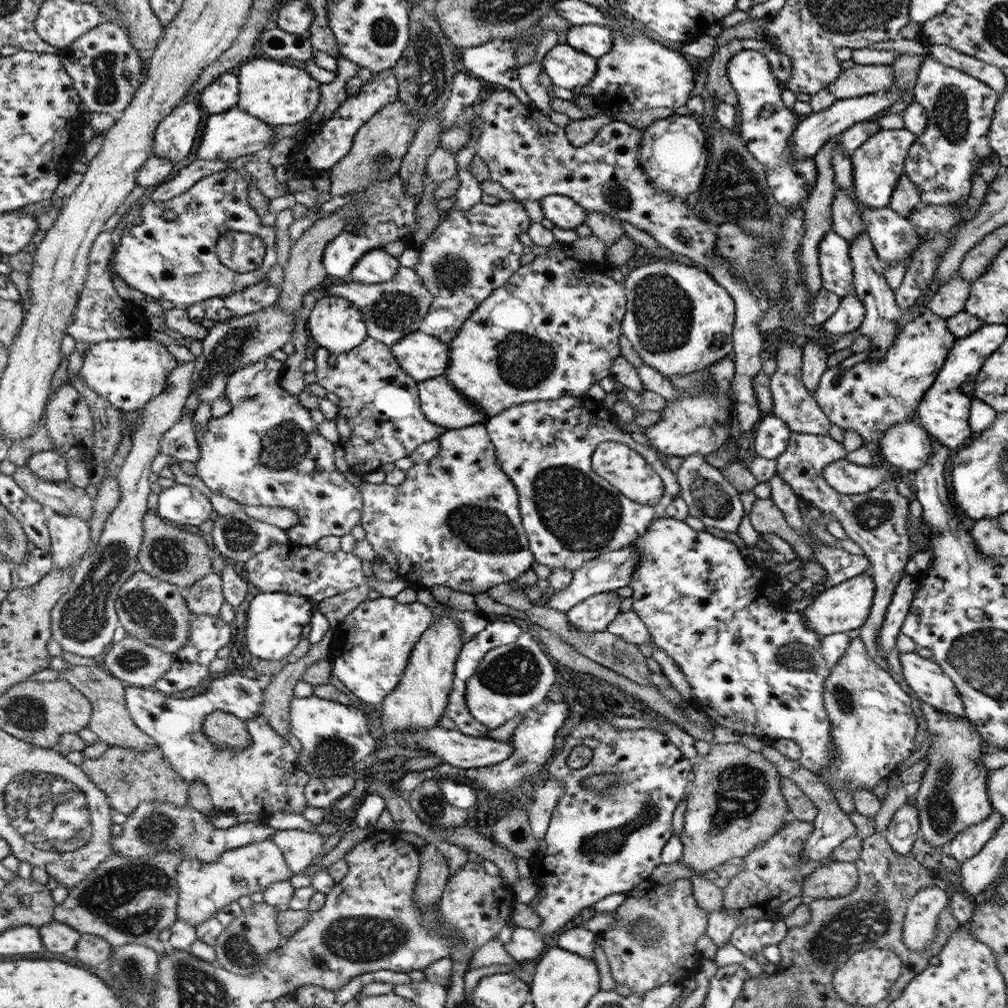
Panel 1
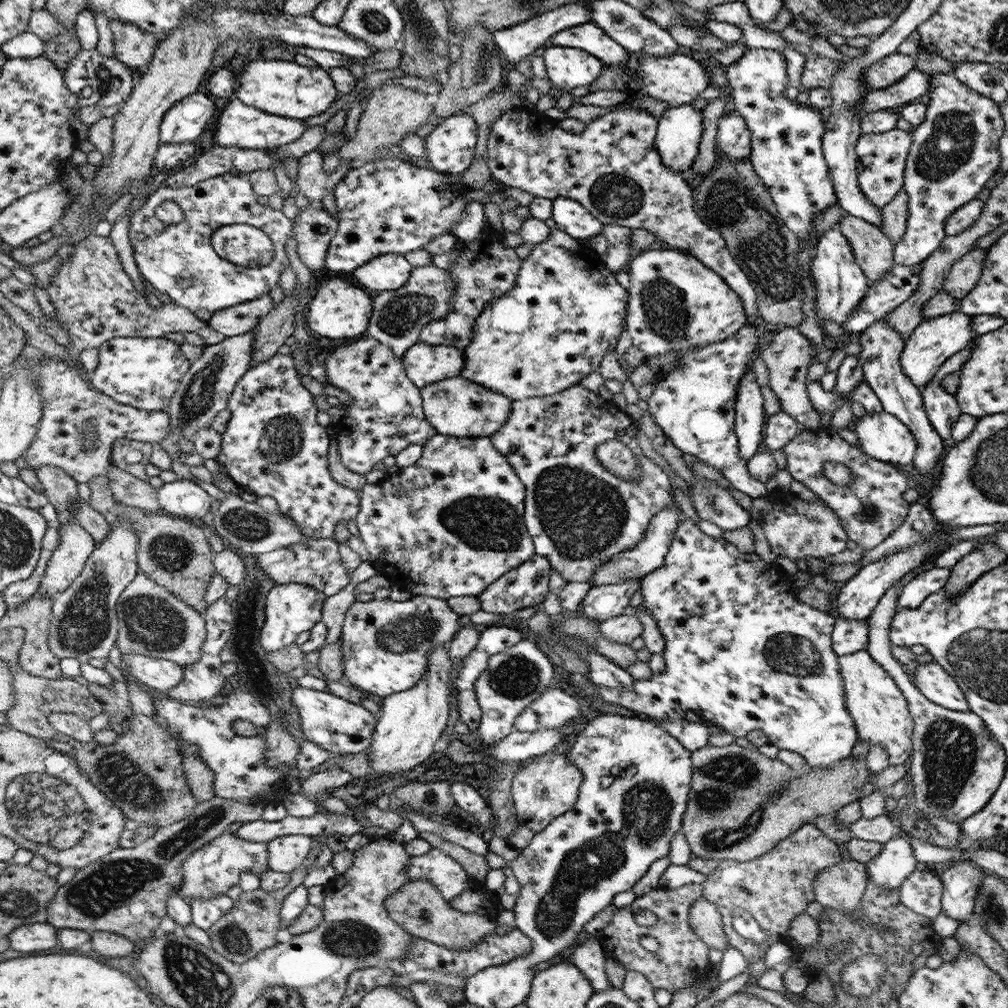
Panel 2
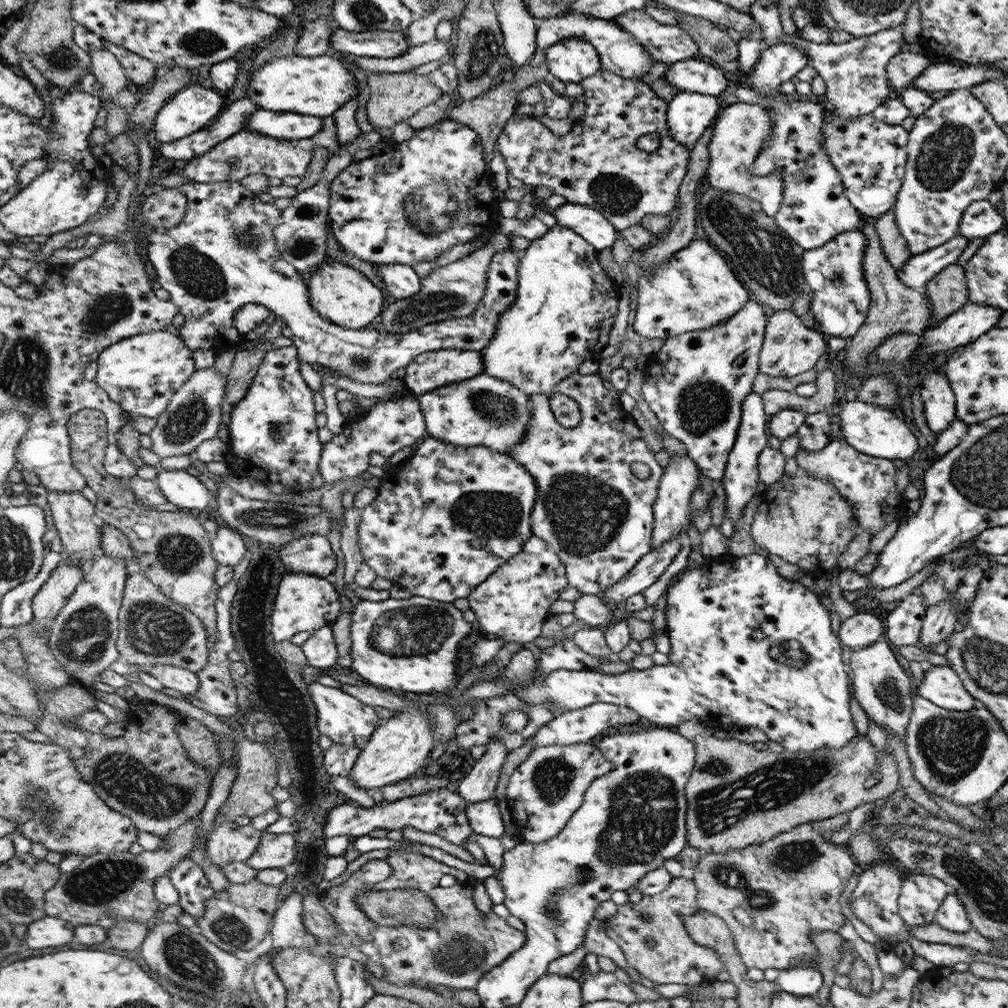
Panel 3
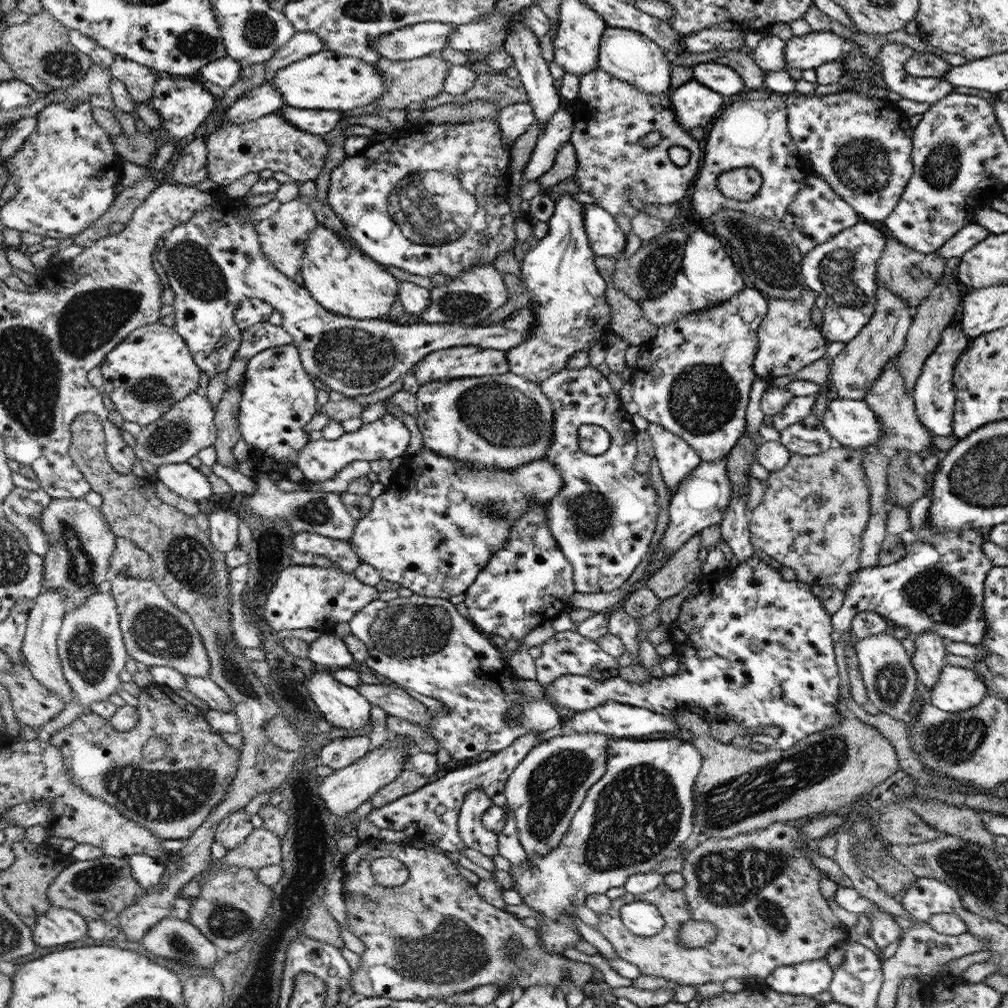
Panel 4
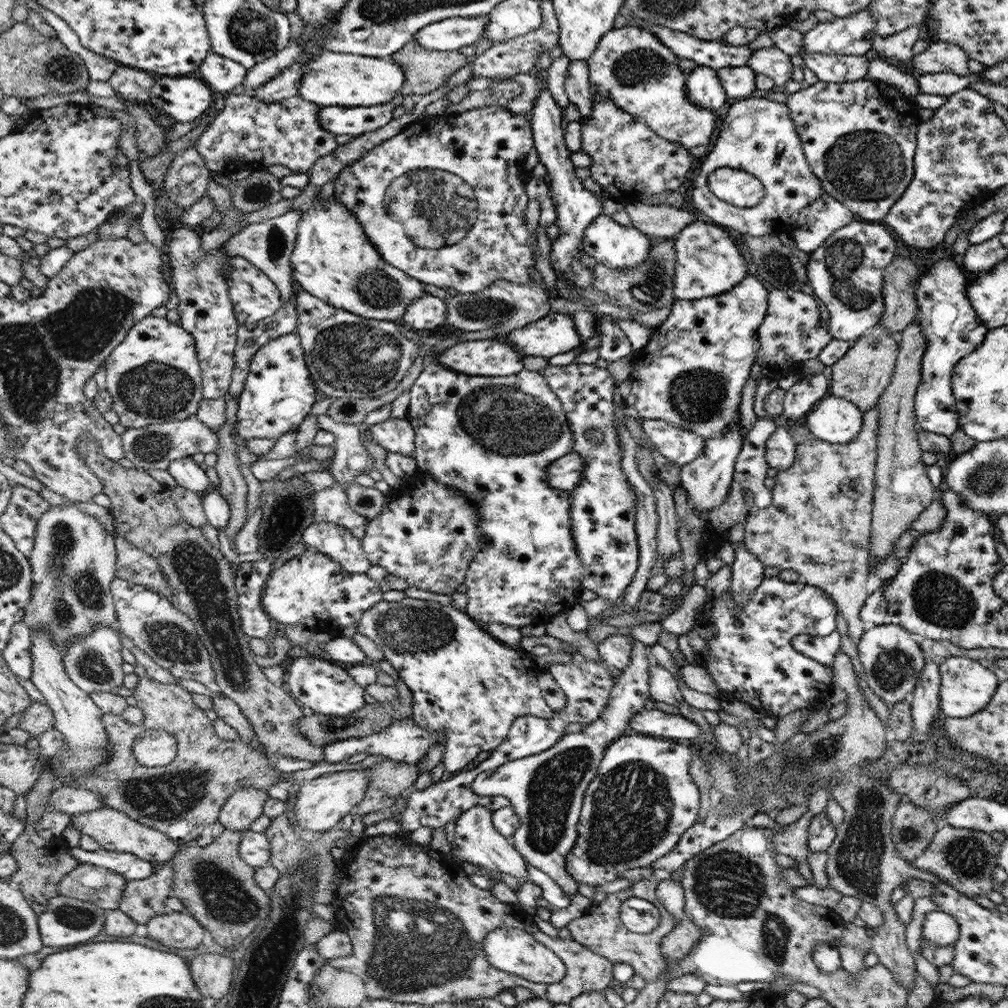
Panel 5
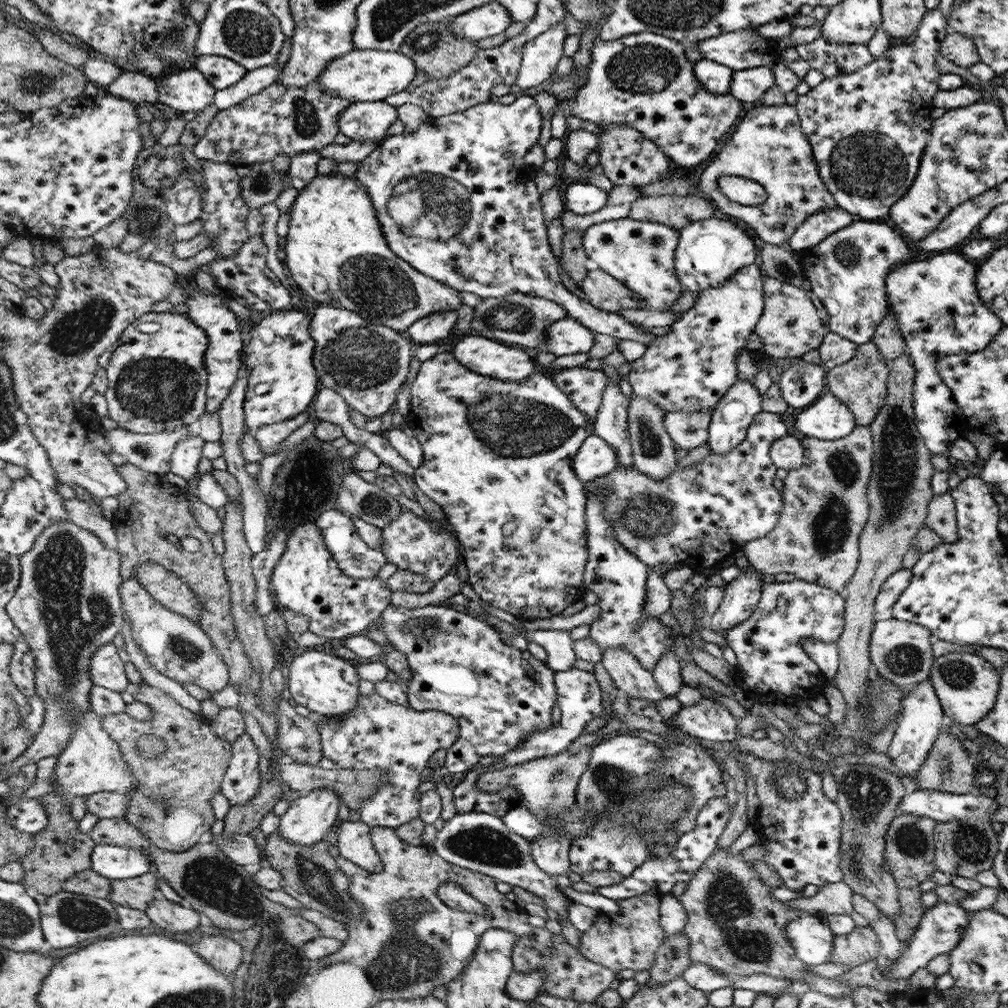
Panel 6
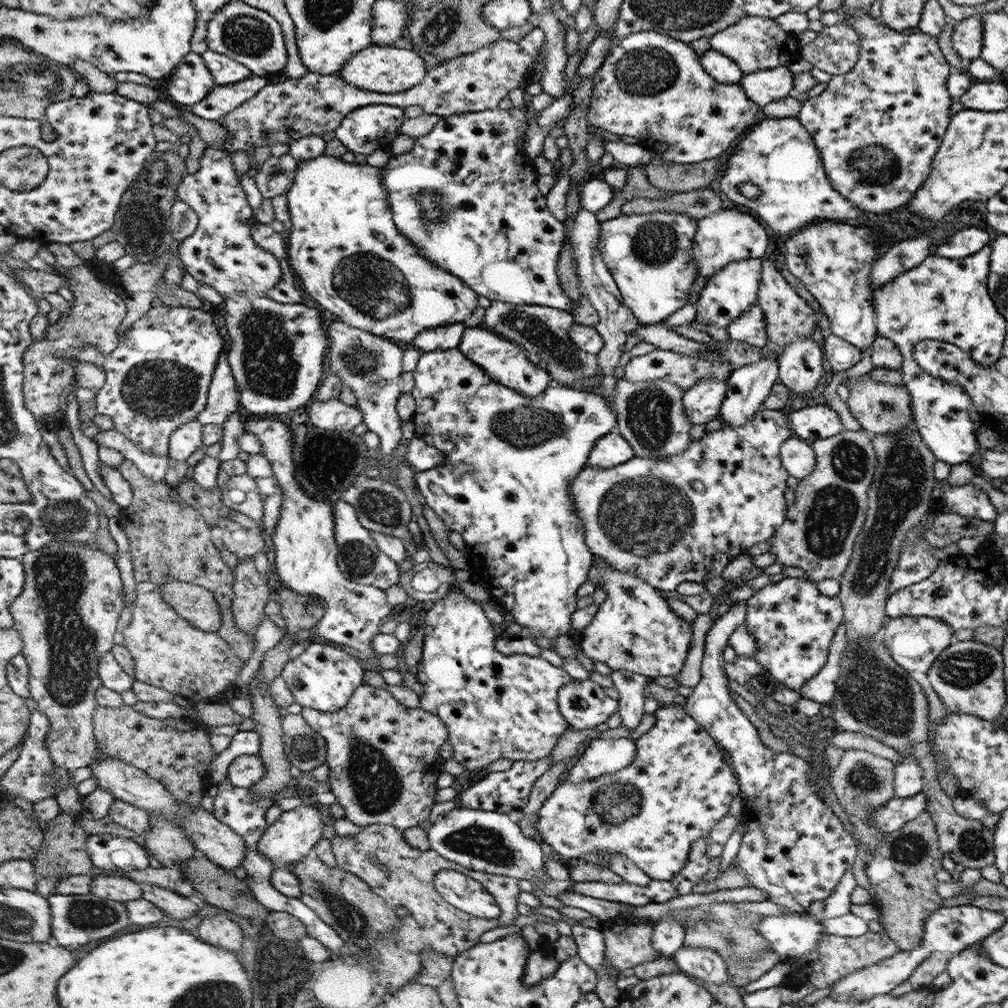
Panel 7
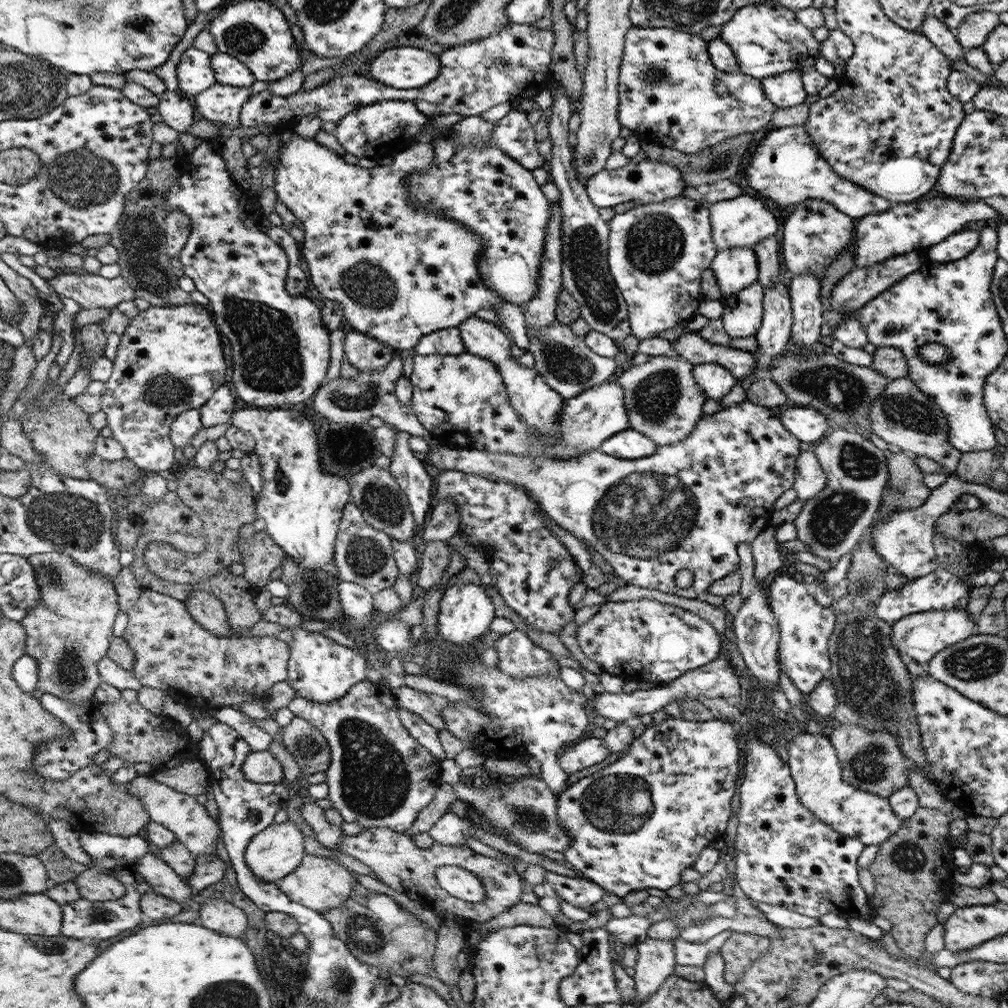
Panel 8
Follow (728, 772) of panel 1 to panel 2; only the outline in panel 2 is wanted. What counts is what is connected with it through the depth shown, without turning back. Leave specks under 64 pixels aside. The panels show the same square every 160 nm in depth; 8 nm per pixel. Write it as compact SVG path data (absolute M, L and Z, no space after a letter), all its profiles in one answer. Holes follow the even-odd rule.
M728 744L728 746L722 746L719 748L718 746L709 746L700 748L692 754L692 761L695 765L695 778L692 779L691 784L691 792L690 792L690 800L688 803L687 812L683 816L683 824L682 829L684 834L686 835L688 844L691 848L691 854L693 856L697 856L702 859L714 859L716 861L720 860L733 860L733 861L749 861L754 860L756 857L762 856L767 852L772 850L772 847L775 847L781 840L787 838L788 835L794 834L799 830L800 827L803 826L804 823L812 822L815 816L828 816L836 813L840 808L846 806L846 804L850 804L850 802L854 802L854 800L860 800L860 798L864 797L861 792L861 788L866 783L872 783L875 786L874 791L879 791L885 788L888 788L890 785L898 782L901 778L907 778L908 774L907 768L905 765L889 765L886 769L880 771L880 773L872 773L866 767L866 760L862 759L858 761L854 761L852 756L848 757L848 759L844 759L840 761L840 763L834 764L832 767L827 768L818 768L817 766L810 766L806 763L803 767L790 767L786 764L783 764L778 758L768 758L768 756L761 755L756 750L749 750L748 748L742 748L742 746L738 746L738 744ZM698 898L689 910L690 926L708 946L724 950L730 945L726 932L723 931L723 919L715 902Z

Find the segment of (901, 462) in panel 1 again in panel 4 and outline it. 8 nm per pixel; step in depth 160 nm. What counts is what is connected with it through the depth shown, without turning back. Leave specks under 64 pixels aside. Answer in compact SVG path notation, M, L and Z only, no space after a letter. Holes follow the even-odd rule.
M833 399L818 420L823 432L846 448L871 450L885 434L880 419L864 400Z

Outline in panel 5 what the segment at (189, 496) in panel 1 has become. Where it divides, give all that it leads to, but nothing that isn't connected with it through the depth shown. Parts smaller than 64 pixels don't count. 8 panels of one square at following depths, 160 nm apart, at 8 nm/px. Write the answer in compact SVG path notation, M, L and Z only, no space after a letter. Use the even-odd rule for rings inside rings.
M190 456L175 460L167 468L167 471L178 483L178 486L192 492L198 492L200 494L204 490L208 490L208 486L212 486L206 475L206 471Z

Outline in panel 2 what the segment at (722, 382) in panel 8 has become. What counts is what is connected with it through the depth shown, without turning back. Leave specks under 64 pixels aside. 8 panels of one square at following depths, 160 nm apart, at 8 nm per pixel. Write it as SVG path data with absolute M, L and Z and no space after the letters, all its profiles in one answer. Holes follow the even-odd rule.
M673 493L673 502L667 506L667 508L663 508L658 515L655 516L654 519L651 520L651 524L648 527L647 534L643 538L643 540L638 544L638 546L634 547L630 551L624 551L614 557L612 560L608 562L608 564L602 566L600 570L594 572L595 575L591 576L589 580L589 585L592 586L600 586L601 584L618 584L619 582L624 582L625 580L631 580L631 578L635 578L635 580L639 580L639 578L645 577L647 574L650 574L652 571L655 571L657 568L663 566L663 563L666 562L666 556L668 551L671 548L672 539L674 539L674 534L677 531L676 527L679 527L679 522L683 521L684 515L681 509L678 509L677 502L674 499Z

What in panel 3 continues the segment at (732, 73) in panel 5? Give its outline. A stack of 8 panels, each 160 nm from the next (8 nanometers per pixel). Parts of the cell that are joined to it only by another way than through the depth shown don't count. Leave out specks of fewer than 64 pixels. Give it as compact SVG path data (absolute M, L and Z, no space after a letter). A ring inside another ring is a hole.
M700 57L672 63L663 79L677 92L699 92L716 97L728 86L724 70L718 66L710 66L710 62L700 62Z

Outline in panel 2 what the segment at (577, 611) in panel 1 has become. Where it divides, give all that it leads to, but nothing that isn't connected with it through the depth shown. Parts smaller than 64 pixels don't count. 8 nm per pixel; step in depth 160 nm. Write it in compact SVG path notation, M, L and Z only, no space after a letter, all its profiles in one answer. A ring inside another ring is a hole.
M631 578L618 584L592 586L579 604L580 611L598 624L621 616L634 592L641 587L640 582L641 578Z

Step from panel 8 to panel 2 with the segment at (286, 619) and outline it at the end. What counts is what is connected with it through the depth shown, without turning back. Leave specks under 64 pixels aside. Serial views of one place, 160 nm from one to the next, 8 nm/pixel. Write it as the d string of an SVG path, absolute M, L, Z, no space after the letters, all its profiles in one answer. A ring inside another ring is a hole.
M298 687L292 694L292 701L300 715L301 729L306 741L314 742L320 749L332 755L358 754L371 747L372 732L376 720L372 714L358 704L335 696L334 693L318 692Z

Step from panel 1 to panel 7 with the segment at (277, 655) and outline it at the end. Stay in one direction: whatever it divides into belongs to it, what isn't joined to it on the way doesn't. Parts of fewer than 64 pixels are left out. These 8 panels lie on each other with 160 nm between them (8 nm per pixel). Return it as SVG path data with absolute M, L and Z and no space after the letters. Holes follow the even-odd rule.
M248 416L244 421L245 430L250 434L257 436L263 444L263 454L270 462L272 470L275 472L276 478L280 481L284 489L283 505L275 533L269 539L271 545L272 564L275 565L275 571L278 573L280 585L287 586L291 591L299 595L315 596L323 602L324 616L322 620L307 632L308 637L312 641L317 642L333 642L339 646L343 646L347 650L353 650L359 658L367 660L376 656L375 646L373 642L378 636L378 624L382 622L382 618L386 618L386 614L390 614L392 605L386 606L386 591L375 586L365 584L359 585L346 576L339 568L338 556L339 547L335 540L335 517L334 502L331 500L314 500L308 496L294 480L294 461L292 460L293 438L291 435L291 427L288 428L286 423L274 421L274 418L260 418Z

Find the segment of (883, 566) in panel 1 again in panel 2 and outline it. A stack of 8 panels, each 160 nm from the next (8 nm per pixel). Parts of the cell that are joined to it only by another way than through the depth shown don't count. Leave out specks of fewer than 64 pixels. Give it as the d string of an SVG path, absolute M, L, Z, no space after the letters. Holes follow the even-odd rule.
M831 429L799 431L799 434L783 448L787 469L793 480L802 482L808 490L825 502L839 518L849 540L865 550L876 548L896 530L907 517L910 503L904 500L904 492L911 487L910 479L897 466L876 460L858 447L842 439ZM826 463L840 463L854 474L853 482L836 486L823 471ZM908 574L904 580L896 581L888 590L880 597L878 604L874 608L871 616L866 620L868 624L868 632L870 632L870 642L868 642L867 652L872 655L872 659L880 664L881 668L894 679L898 689L903 693L907 700L907 705L914 719L914 730L912 733L912 753L910 756L910 768L908 781L910 788L913 789L914 804L917 814L920 818L927 818L930 822L931 818L938 816L944 818L946 822L961 823L969 816L980 812L985 804L992 798L996 789L1000 786L1007 767L1006 755L1000 744L996 743L994 737L989 733L984 721L975 712L970 710L966 712L958 712L948 710L939 704L930 702L924 697L910 680L910 676L904 672L902 665L893 658L891 654L891 642L888 638L890 625L892 625L892 617L896 614L898 590L904 582L908 582L912 578L912 574Z

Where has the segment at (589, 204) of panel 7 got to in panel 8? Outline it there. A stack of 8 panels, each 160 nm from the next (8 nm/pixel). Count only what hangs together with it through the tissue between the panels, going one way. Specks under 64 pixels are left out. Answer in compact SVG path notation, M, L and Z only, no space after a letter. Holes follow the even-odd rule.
M644 159L639 164L629 162L628 165L616 171L603 170L598 175L592 176L585 184L587 196L590 198L594 207L614 208L618 204L634 203L638 205L648 205L660 203L667 199L682 196L687 184L680 169L676 166L664 164L664 162L650 161Z

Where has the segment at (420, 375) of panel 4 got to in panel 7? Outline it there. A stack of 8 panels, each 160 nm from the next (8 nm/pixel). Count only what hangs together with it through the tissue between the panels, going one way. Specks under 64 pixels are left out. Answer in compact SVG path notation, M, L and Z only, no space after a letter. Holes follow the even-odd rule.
M481 326L467 327L457 349L485 369L488 376L493 377L500 384L507 385L508 388L516 389L524 396L535 397L543 394L551 382L551 375L546 371L545 365L532 363L526 357L525 349L508 341L506 337L491 332L490 329Z

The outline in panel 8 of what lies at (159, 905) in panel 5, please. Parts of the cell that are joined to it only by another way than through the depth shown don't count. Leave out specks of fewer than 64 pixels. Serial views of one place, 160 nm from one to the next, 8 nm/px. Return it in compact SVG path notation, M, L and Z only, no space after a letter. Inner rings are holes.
M87 868L74 882L79 885L79 892L84 899L93 901L111 901L123 898L126 888L114 874Z

